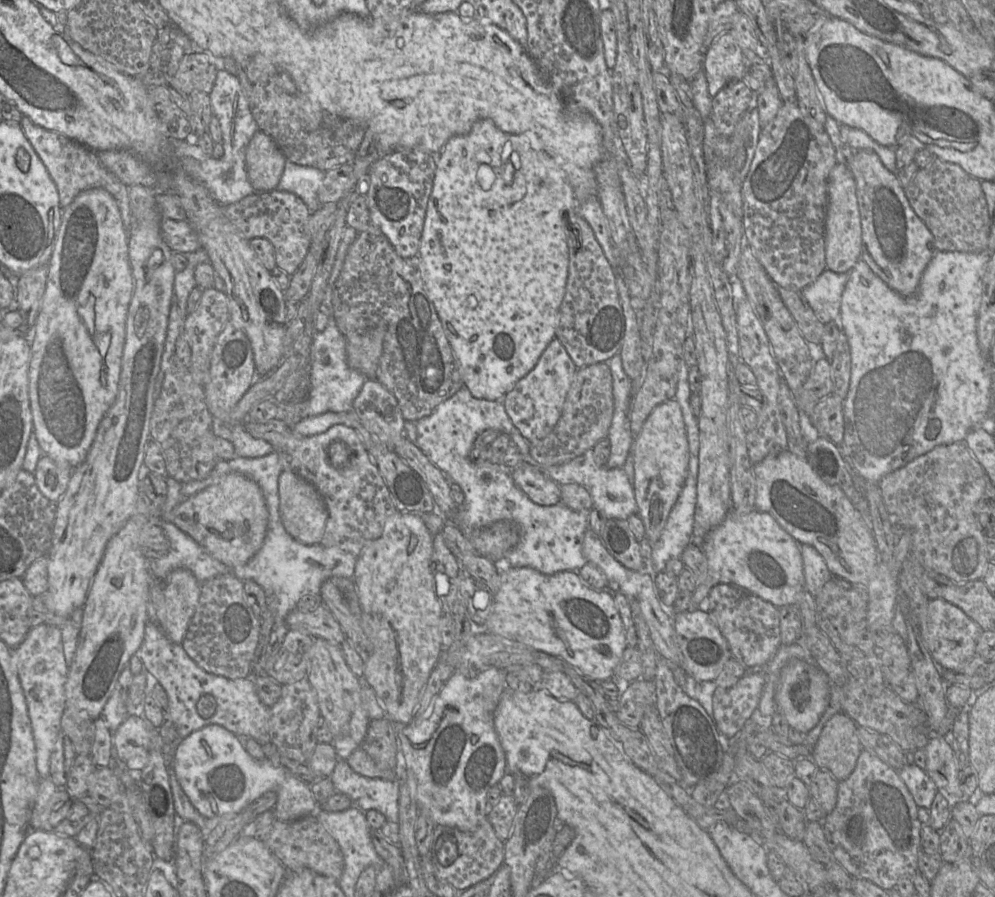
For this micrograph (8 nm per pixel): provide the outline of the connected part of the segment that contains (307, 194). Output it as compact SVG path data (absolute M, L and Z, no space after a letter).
M287 159L276 189L297 195L312 214L321 207L318 191L323 183L324 176L325 172L316 167L301 166Z

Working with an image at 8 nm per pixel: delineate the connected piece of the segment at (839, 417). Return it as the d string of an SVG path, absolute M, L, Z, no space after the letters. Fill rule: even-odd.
M830 394L815 404L809 417L818 435L836 445L840 445L844 437L843 405L843 399Z

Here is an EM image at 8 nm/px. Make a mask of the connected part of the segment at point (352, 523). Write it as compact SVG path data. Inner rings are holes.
M278 419L243 422L246 431L267 441L279 456L283 470L291 471L313 484L327 507L328 520L320 544L338 547L356 558L367 544L381 537L390 516L397 512L391 494L377 465L367 452L357 431L335 425L311 437L296 435L293 428Z

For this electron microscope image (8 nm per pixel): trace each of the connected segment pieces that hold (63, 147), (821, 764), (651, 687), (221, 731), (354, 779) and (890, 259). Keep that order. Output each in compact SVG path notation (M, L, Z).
M22 116L19 124L56 184L62 208L69 206L85 190L103 188L115 198L126 230L129 232L132 229L129 187L102 165L98 152L60 133L47 130L26 116Z
M840 712L824 725L810 758L819 769L829 771L837 781L842 781L855 769L862 749L857 724L844 712Z
M643 678L631 681L620 696L617 718L630 728L639 728L647 708L656 705L656 687L654 681Z
M210 724L191 733L175 748L173 769L183 791L198 812L207 818L240 813L266 792L274 791L277 801L272 810L277 820L292 821L315 813L318 807L311 792L311 784L296 778L268 758L253 759L243 747L242 739L244 738L238 737L221 725Z
M339 759L330 776L335 793L350 797L352 805L363 812L377 810L387 821L399 821L399 781L362 776Z
M854 150L849 169L856 181L856 196L862 228L861 259L896 293L905 297L915 294L926 267L938 251L932 233L911 207L897 175L883 165L874 151Z

